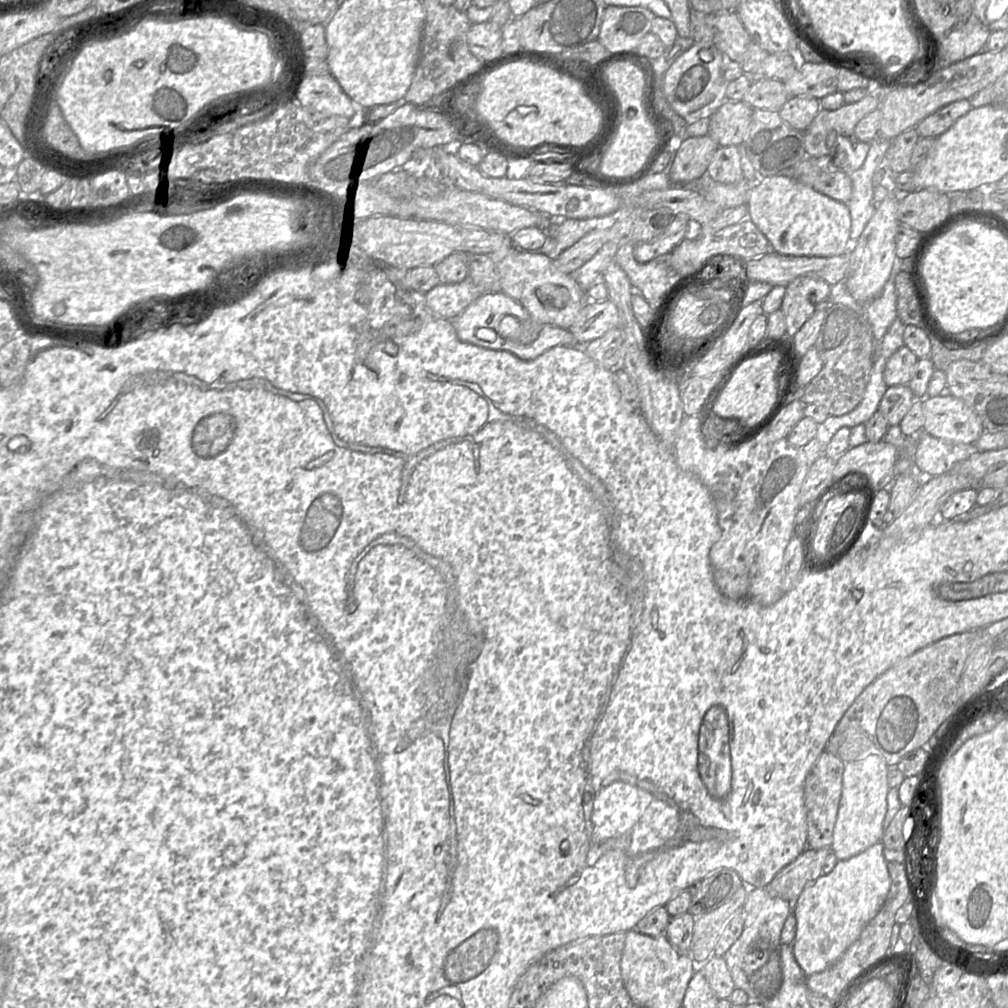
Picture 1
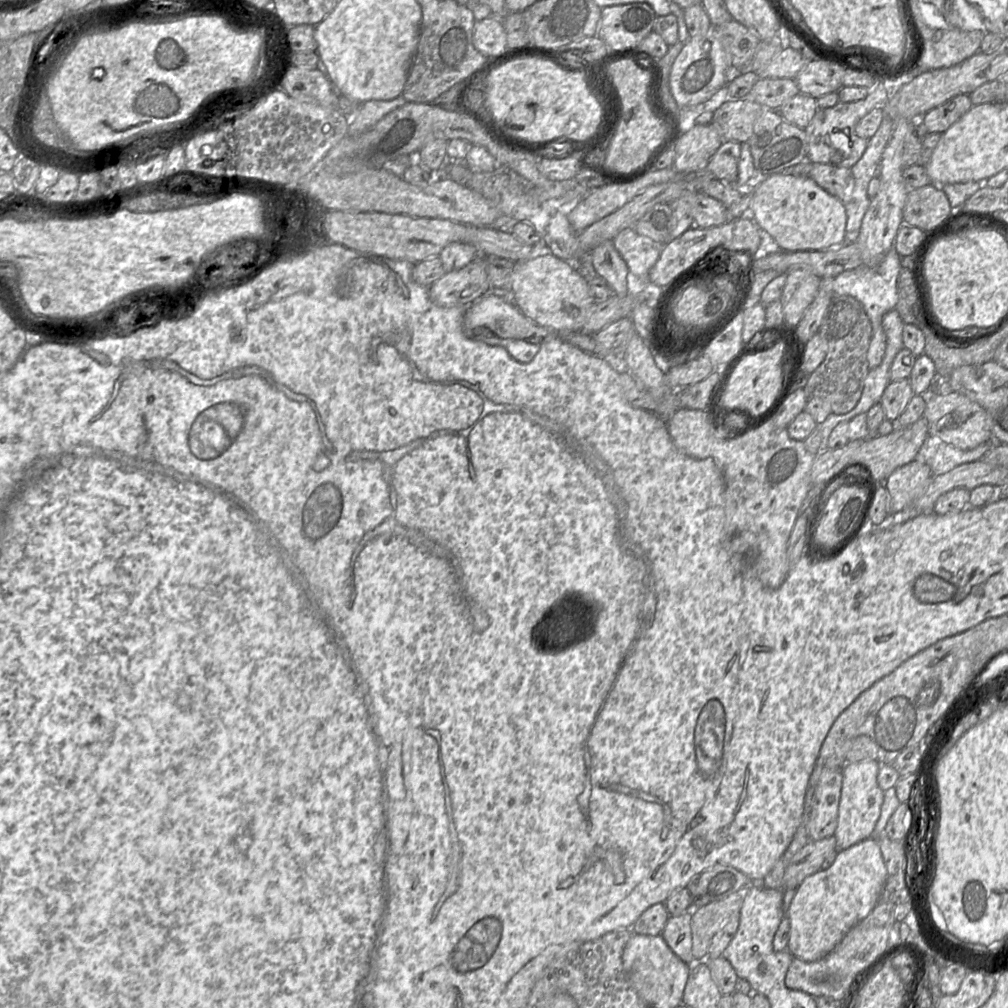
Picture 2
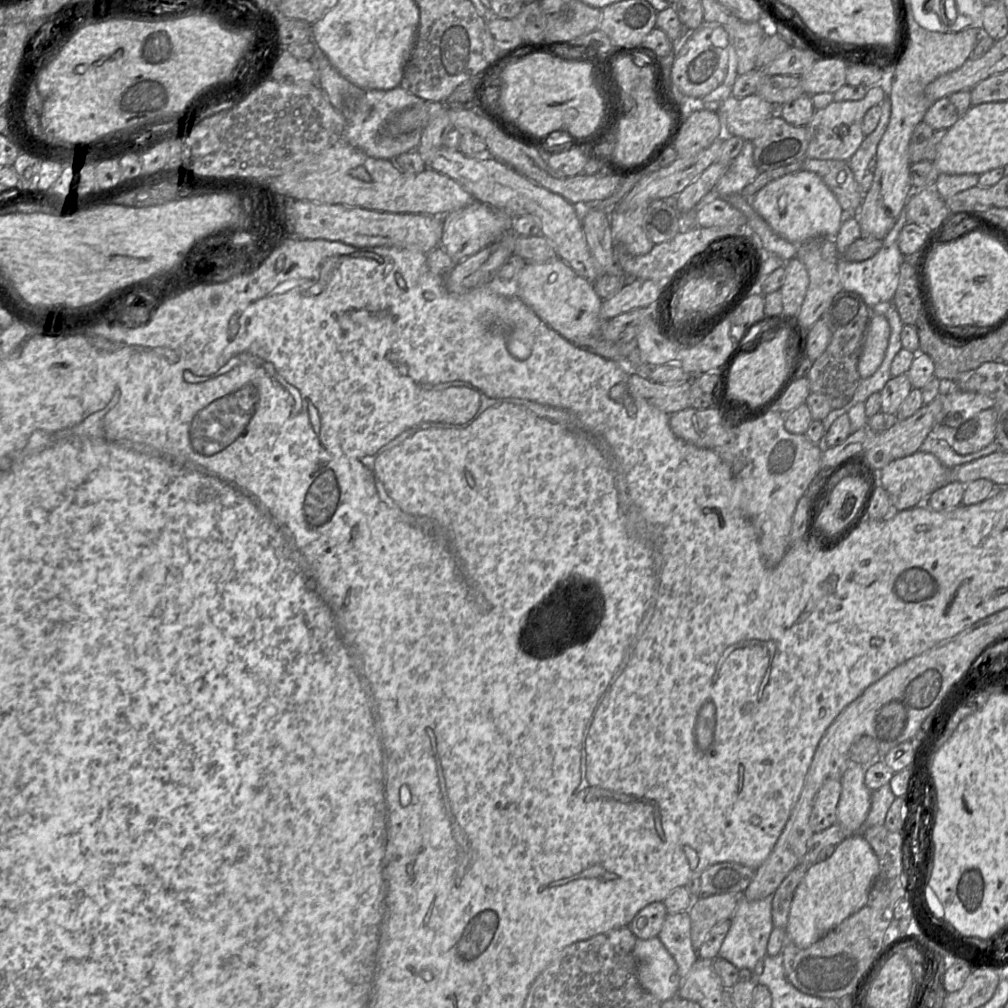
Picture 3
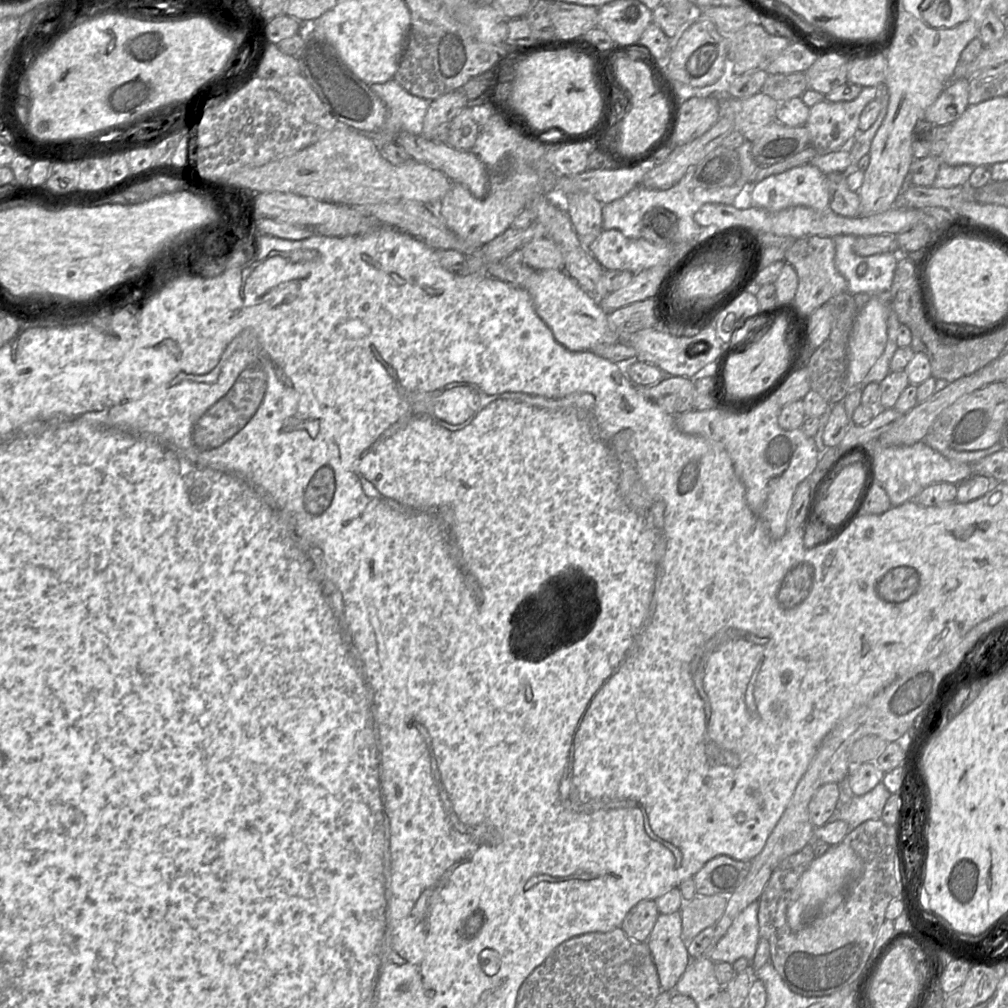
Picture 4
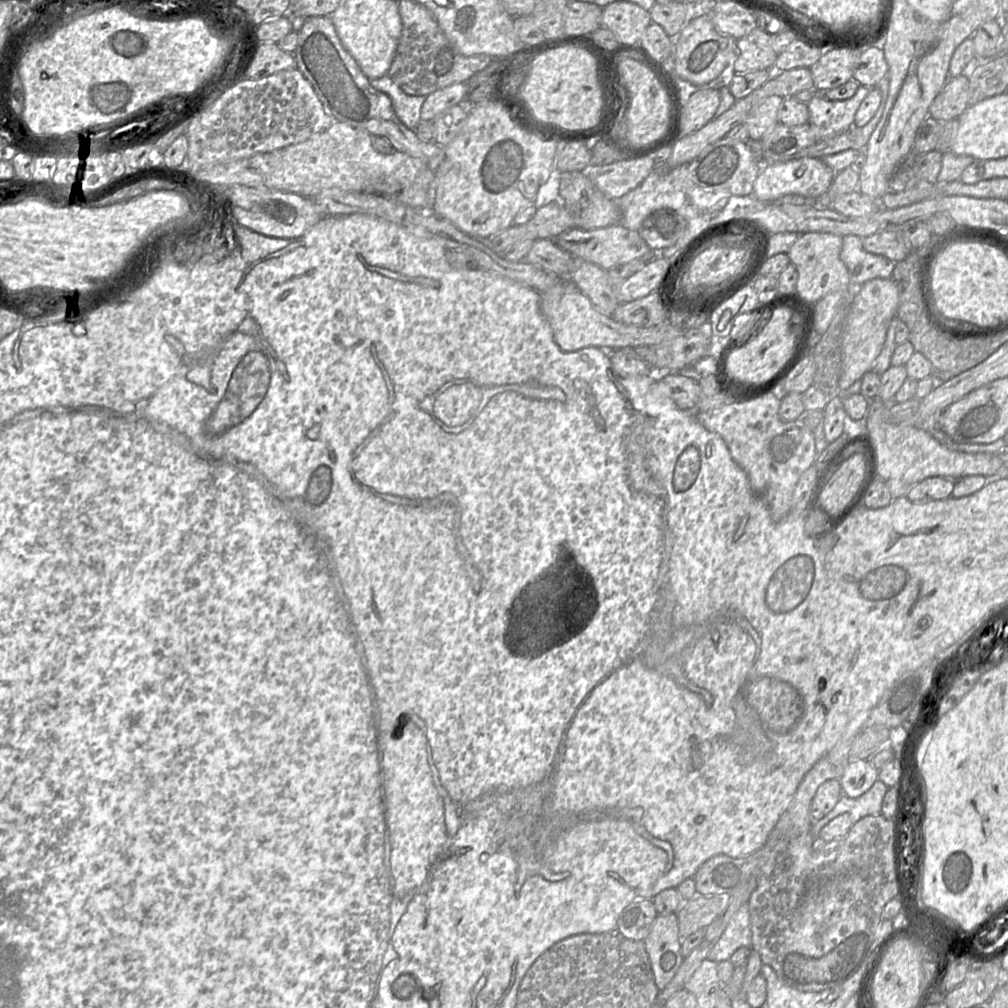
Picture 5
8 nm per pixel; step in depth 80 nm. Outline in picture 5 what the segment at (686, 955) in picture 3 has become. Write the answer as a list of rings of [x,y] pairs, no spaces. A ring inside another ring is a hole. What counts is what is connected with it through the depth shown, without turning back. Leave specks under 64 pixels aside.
[[[658,914],[643,940],[658,990],[665,988],[683,962],[681,941],[677,914]]]

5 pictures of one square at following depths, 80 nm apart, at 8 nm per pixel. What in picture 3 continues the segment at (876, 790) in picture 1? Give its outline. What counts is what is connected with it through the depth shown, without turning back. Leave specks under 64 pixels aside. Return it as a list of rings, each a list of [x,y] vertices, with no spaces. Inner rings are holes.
[[[850,765],[841,778],[842,790],[837,805],[837,824],[846,837],[861,831],[870,806],[872,792],[864,782],[866,766]]]

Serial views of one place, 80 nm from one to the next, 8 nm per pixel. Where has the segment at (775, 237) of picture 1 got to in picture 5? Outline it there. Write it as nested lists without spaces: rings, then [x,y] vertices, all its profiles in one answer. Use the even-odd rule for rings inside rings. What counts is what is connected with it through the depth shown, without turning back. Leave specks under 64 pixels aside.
[[[804,157],[783,162],[765,162],[755,180],[753,195],[763,202],[775,202],[789,194],[817,198],[828,191],[835,174],[820,158]]]

